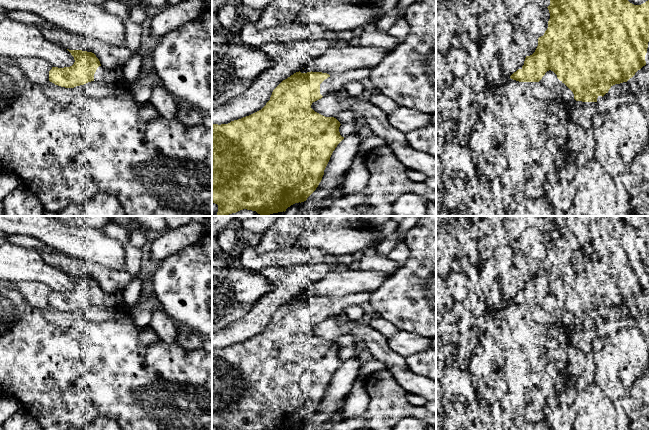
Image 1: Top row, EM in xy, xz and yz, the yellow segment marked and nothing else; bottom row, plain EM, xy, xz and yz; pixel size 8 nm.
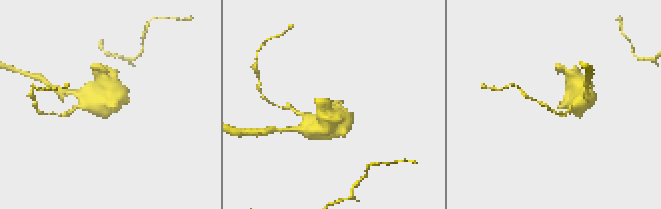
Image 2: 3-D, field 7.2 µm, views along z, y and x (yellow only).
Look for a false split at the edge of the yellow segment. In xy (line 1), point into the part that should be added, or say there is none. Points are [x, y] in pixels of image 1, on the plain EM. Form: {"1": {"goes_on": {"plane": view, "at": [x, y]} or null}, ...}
{"1": {"goes_on": {"plane": "xy", "at": [102, 298]}}}

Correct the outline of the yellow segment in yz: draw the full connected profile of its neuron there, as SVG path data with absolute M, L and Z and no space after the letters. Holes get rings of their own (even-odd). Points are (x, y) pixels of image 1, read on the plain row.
M552 216L550 229L547 232L550 237L547 254L543 260L538 262L538 270L535 276L526 280L524 289L510 300L511 303L519 306L539 306L545 297L551 294L573 316L576 325L597 326L597 322L608 317L613 309L627 306L646 289L645 279L649 266L649 222L645 216L626 216L624 222L613 221L609 216Z

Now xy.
M69 274L71 279L74 281L74 288L70 291L58 292L52 291L49 295L49 305L55 309L74 312L76 310L84 309L91 305L96 306L107 306L112 307L116 305L116 295L104 292L96 279L92 276L82 275L82 274Z

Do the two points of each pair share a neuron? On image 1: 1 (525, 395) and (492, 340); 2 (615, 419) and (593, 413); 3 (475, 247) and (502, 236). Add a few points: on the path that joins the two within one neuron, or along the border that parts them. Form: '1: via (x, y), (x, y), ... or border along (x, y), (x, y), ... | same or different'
1: via (516, 381), (516, 364), (506, 354) | same
2: via (610, 419), (598, 418) | same
3: via (482, 240), (488, 236), (495, 236) | same

